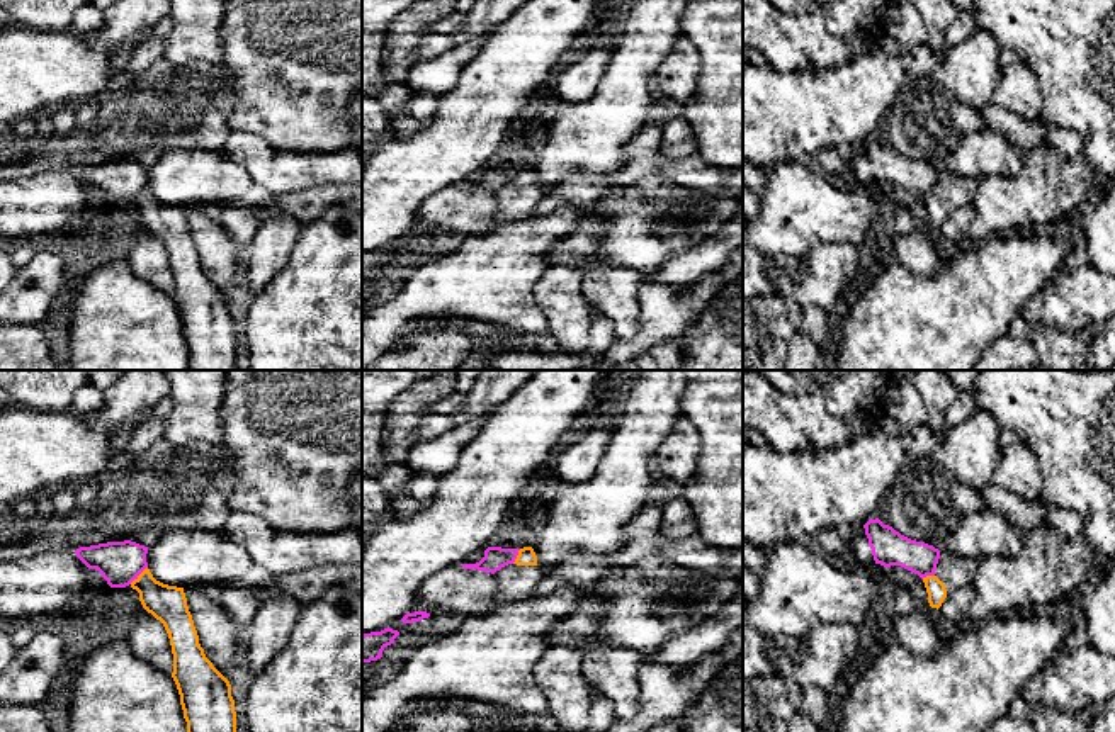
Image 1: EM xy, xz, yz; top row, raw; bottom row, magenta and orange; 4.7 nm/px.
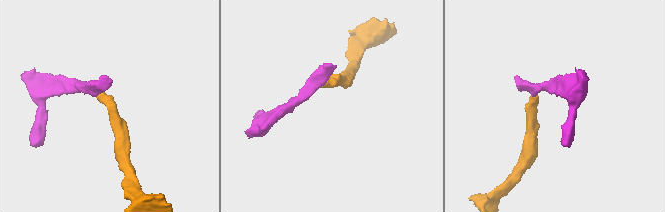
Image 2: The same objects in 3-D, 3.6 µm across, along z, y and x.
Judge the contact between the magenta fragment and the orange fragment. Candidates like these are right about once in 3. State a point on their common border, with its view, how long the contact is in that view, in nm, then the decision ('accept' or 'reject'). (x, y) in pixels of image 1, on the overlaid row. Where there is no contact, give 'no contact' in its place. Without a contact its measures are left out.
xy (138, 574) | 120 nm | reject

